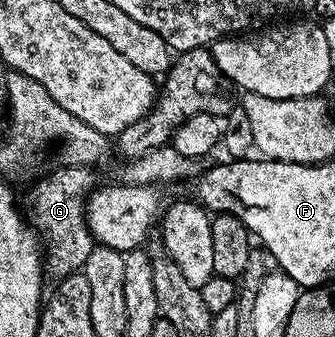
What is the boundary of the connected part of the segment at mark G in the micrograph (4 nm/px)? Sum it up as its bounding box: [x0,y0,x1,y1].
[28,164,95,280]

